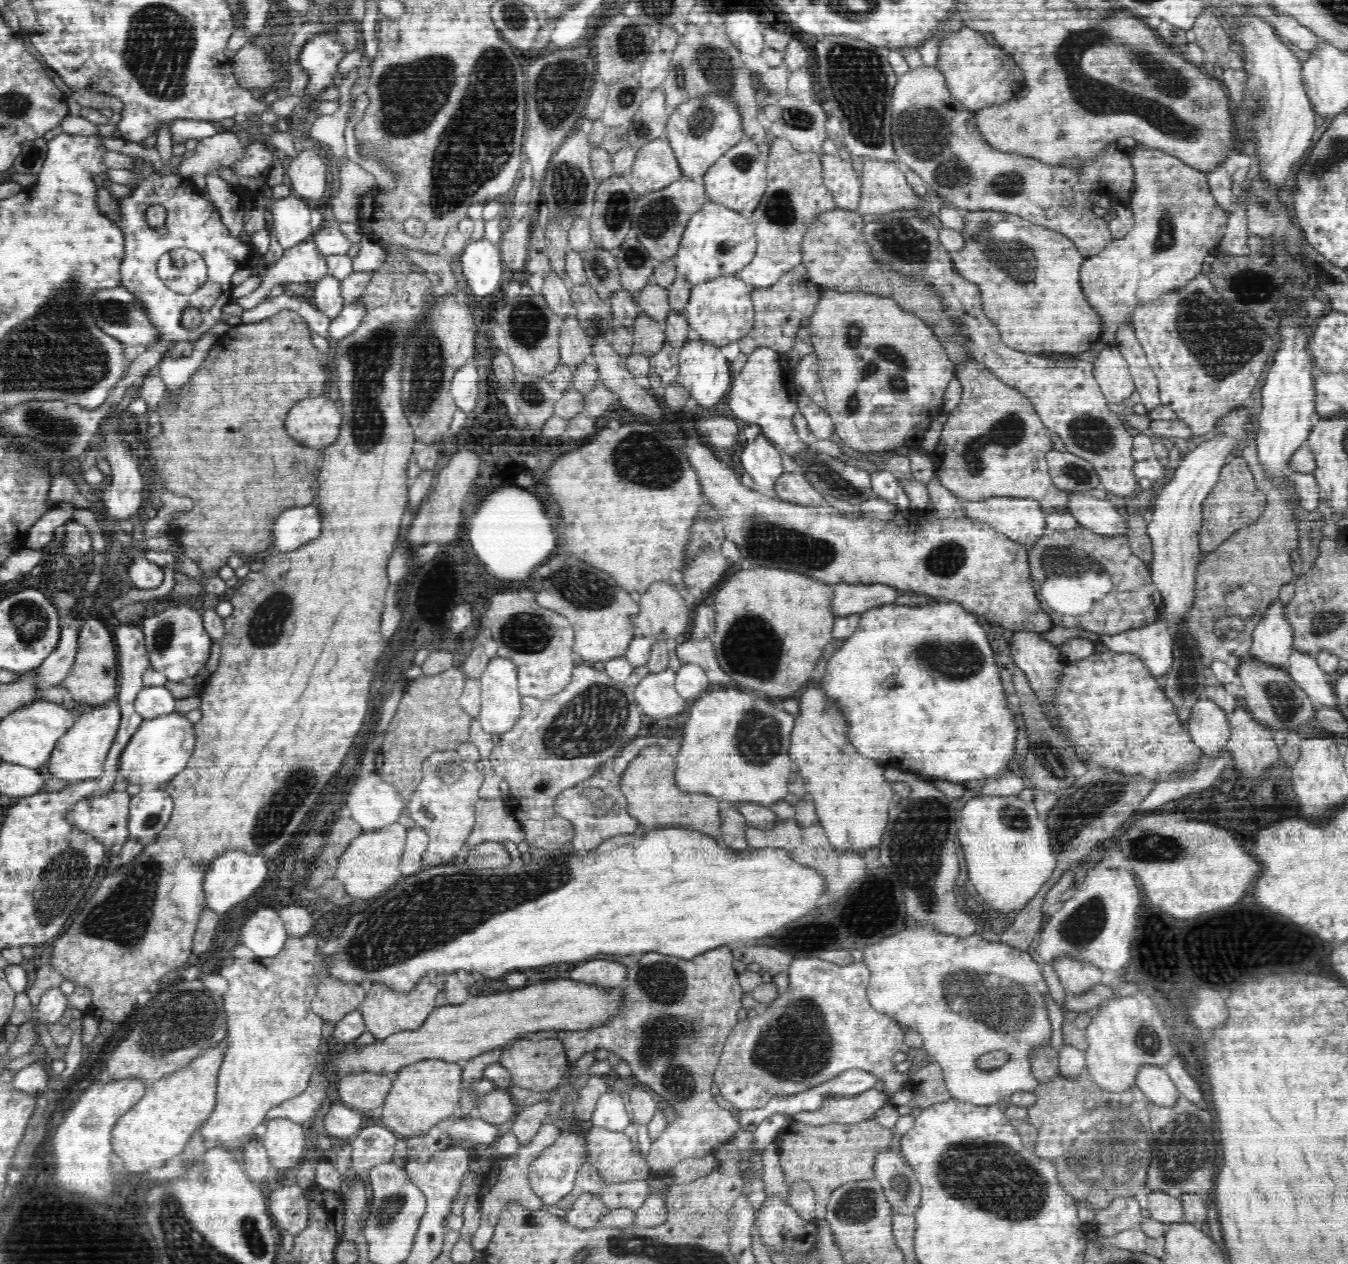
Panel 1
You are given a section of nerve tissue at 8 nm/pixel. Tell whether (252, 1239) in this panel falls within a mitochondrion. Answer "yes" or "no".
yes

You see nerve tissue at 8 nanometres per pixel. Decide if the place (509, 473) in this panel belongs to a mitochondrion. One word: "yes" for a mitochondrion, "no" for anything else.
no

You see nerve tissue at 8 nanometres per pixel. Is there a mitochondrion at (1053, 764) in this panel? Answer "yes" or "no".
yes

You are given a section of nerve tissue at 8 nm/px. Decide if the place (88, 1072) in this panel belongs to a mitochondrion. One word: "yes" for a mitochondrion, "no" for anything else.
no

